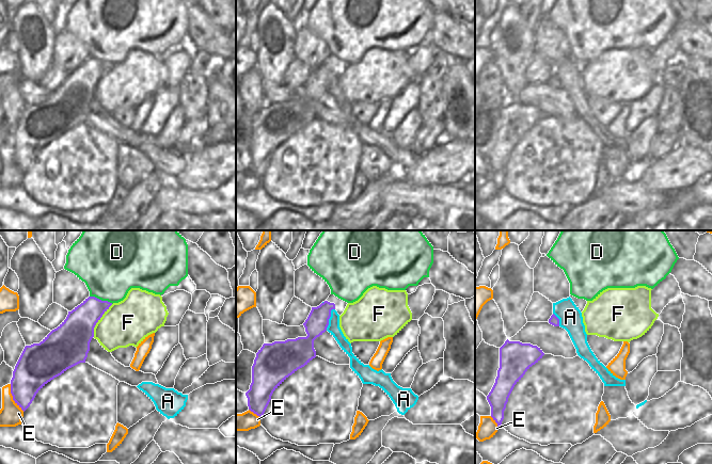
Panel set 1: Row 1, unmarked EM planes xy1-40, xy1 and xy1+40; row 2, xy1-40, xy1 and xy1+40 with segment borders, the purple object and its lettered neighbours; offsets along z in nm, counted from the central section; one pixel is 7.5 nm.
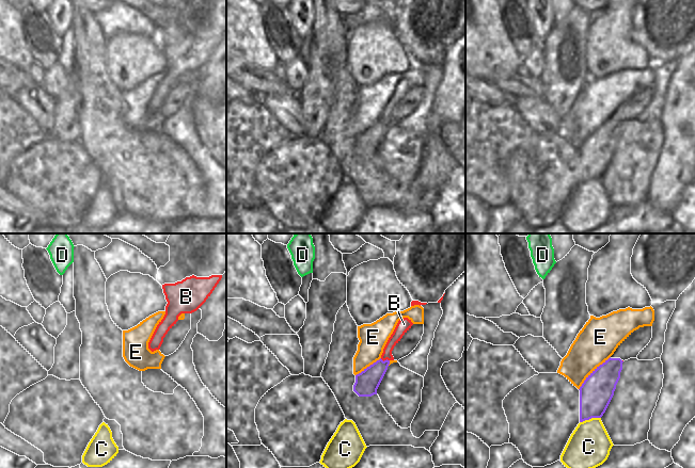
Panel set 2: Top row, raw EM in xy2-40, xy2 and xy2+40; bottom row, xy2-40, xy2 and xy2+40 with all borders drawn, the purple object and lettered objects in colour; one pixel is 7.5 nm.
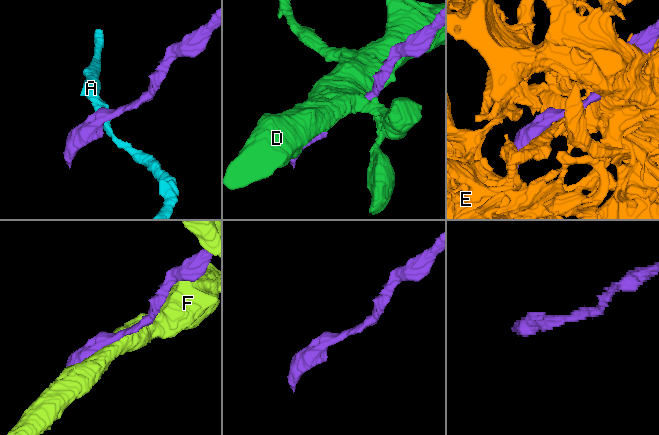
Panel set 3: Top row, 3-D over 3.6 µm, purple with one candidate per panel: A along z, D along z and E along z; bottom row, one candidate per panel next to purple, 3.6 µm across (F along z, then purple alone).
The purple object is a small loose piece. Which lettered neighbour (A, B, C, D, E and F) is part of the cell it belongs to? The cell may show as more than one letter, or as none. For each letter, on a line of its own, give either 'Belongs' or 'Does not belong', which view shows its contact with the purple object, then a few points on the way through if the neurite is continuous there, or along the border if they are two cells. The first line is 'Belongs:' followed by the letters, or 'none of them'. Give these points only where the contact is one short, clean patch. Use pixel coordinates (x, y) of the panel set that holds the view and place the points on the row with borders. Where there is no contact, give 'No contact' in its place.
Belongs: B
A: Does not belong. Touches purple in xy1. Boundary: xy1 (334, 308), (331, 310), (329, 324), (326, 330)
B: Belongs. Touches purple in xy2. Path across: xy2 (367, 382), (384, 360), (387, 351), (398, 332)
C: Does not belong. Touches purple in xy2+40. Boundary: xy2+40 (600, 417), (591, 417), (580, 422)
D: Does not belong. Touches purple in xy1-40
E: Does not belong. Touches purple in xy2+40
F: Does not belong. Touches purple in xy1-40.

